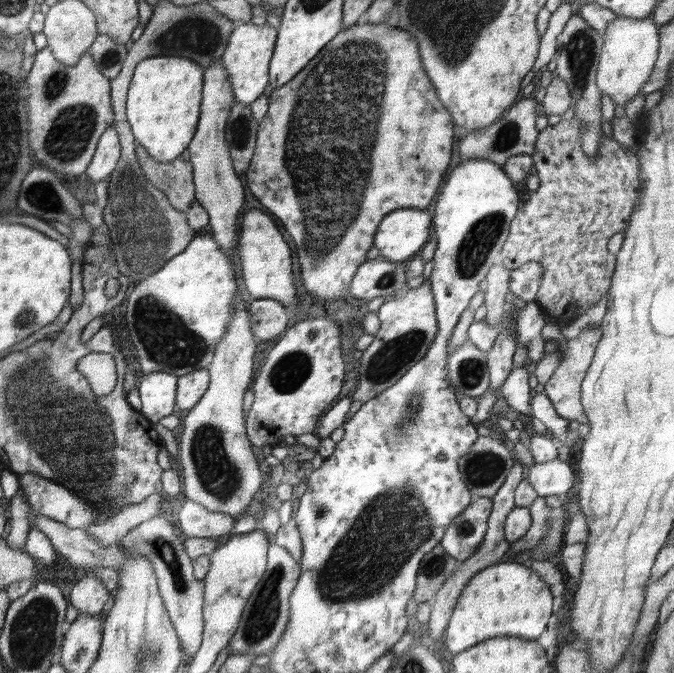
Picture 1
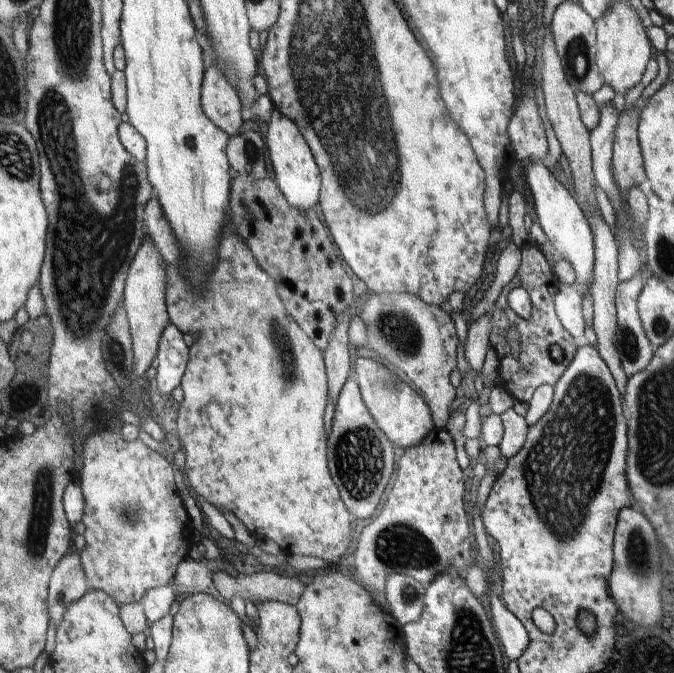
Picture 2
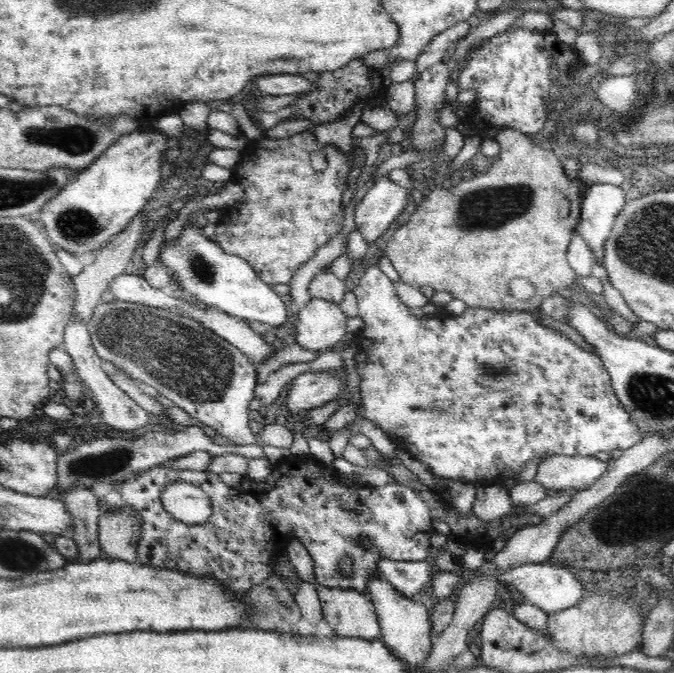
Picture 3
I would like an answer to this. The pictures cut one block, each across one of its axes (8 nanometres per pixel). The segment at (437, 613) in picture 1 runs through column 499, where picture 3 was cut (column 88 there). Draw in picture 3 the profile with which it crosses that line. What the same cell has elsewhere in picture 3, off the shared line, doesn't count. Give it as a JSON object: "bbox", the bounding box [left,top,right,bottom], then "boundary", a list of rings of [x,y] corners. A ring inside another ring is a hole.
{"bbox":[62,484,104,560],"boundary":[[[84,484],[70,486],[68,492],[62,492],[62,498],[76,518],[76,534],[72,538],[80,546],[80,560],[100,560],[100,516],[104,514],[100,504],[102,498],[94,494],[92,486]]]}

